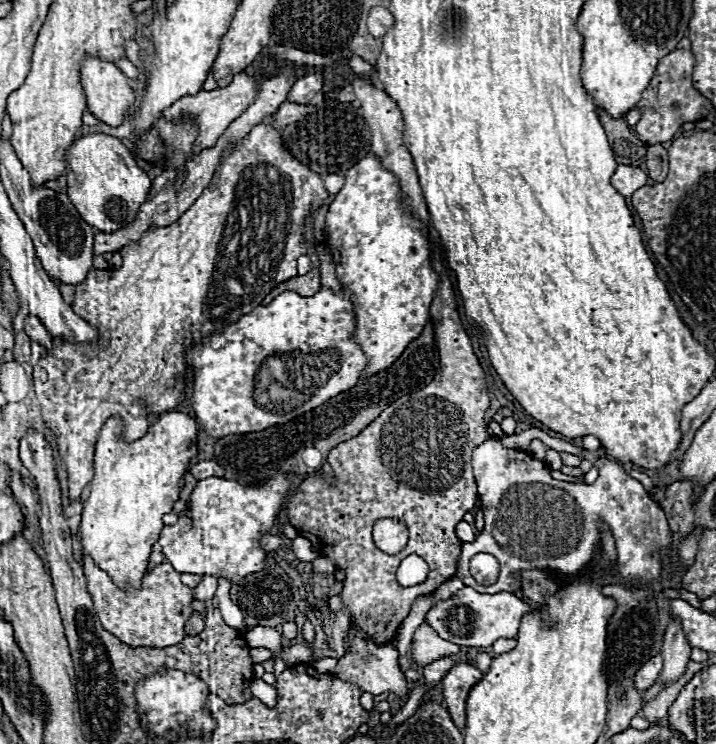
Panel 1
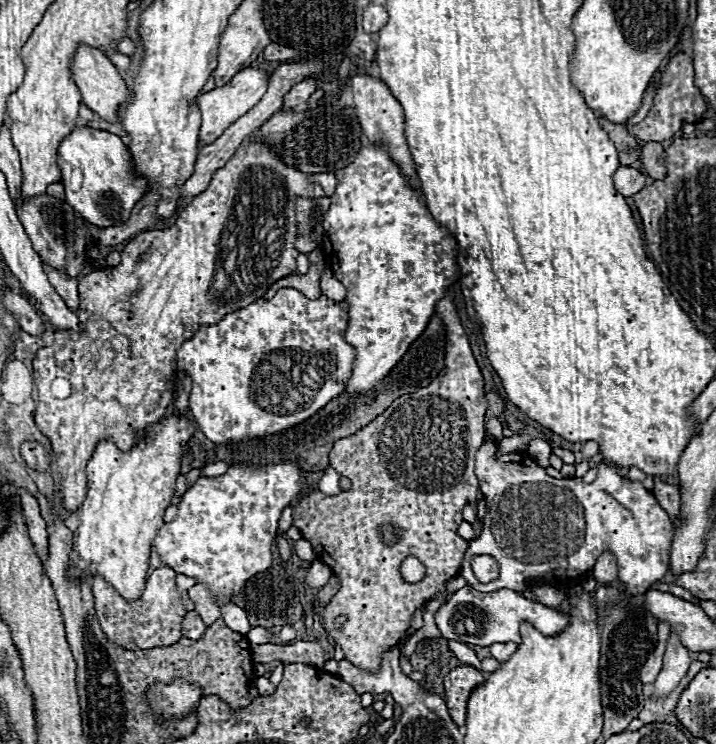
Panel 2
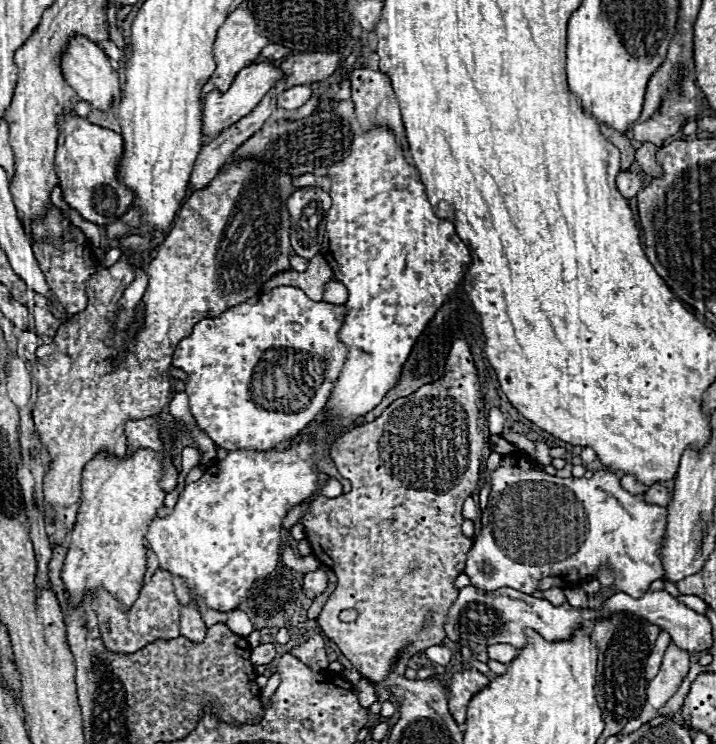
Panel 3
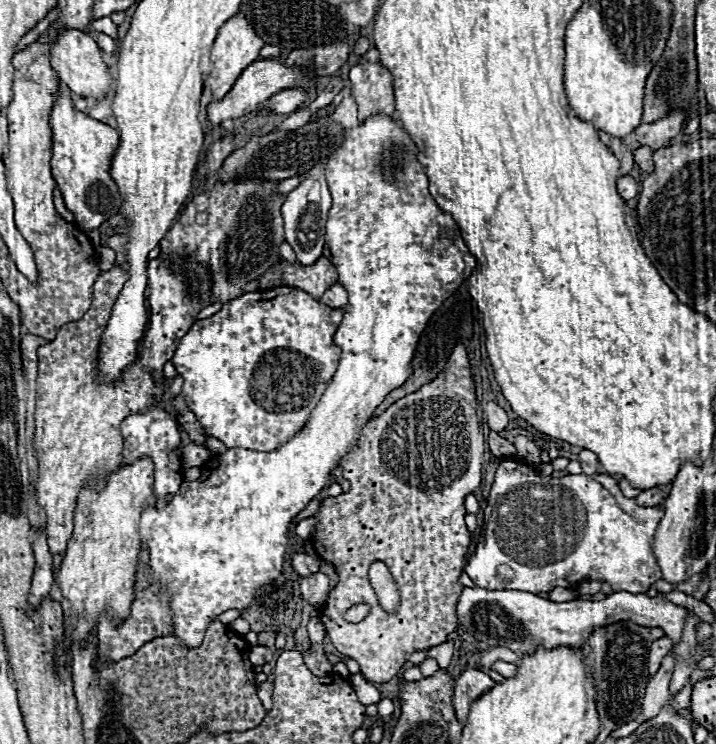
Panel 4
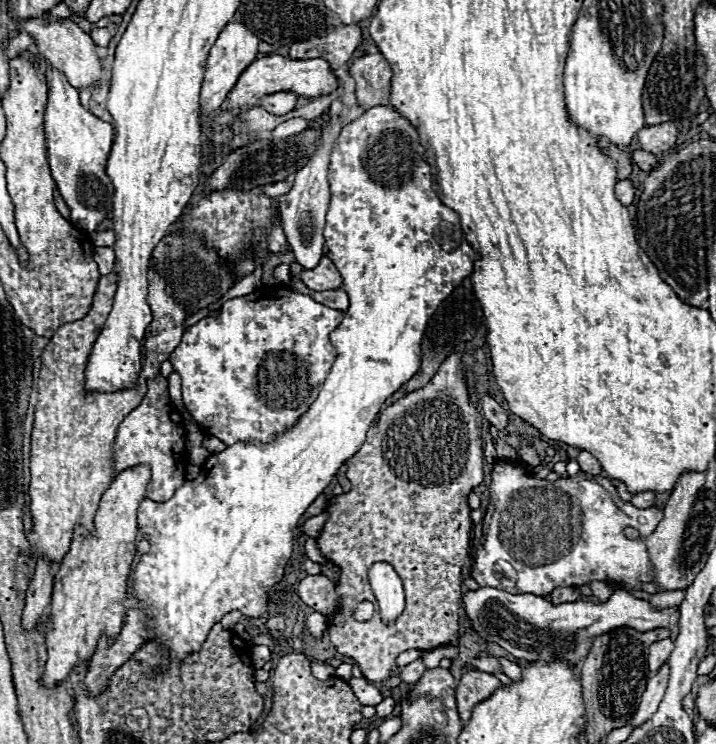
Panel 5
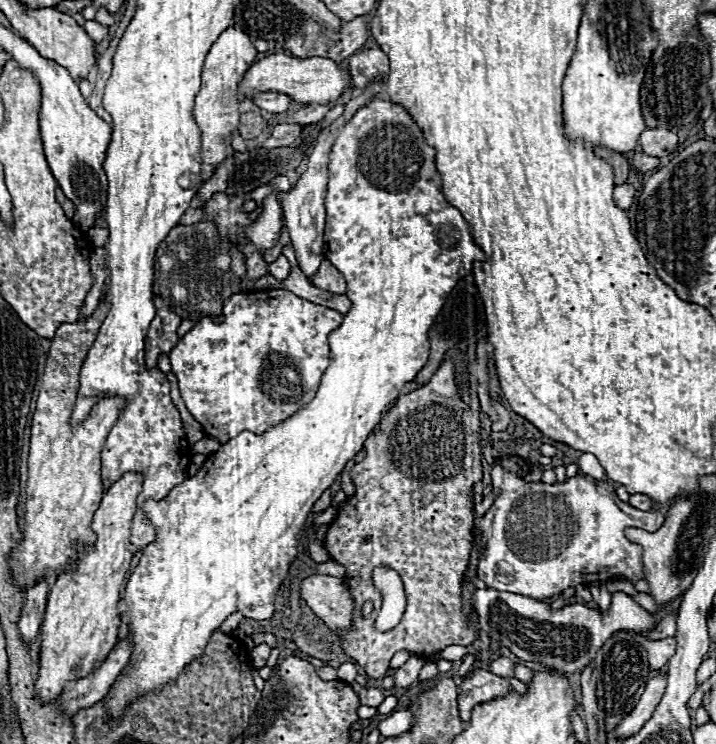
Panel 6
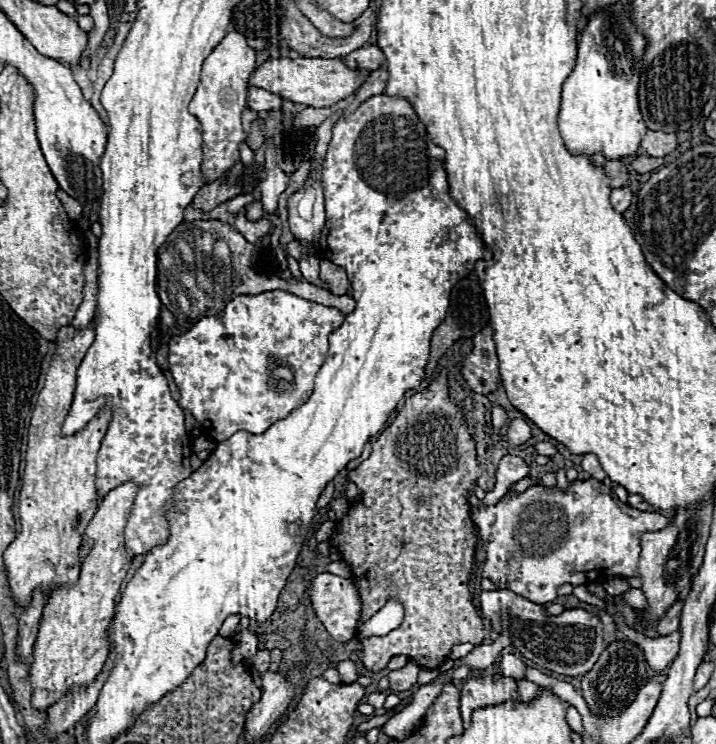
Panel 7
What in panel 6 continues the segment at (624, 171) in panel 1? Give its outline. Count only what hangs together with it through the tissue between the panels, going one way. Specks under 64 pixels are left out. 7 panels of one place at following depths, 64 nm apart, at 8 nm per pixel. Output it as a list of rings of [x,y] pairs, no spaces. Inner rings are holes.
[[[618,184],[614,188],[614,202],[620,206],[620,208],[628,208],[634,200],[634,188],[630,184]]]

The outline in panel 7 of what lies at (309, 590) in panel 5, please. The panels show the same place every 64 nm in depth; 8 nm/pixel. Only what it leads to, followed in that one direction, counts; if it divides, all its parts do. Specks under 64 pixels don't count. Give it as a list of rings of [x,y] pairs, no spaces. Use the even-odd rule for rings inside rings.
[[[328,572],[318,574],[310,580],[308,596],[328,634],[342,644],[350,642],[360,618],[360,598],[352,578],[340,578]]]

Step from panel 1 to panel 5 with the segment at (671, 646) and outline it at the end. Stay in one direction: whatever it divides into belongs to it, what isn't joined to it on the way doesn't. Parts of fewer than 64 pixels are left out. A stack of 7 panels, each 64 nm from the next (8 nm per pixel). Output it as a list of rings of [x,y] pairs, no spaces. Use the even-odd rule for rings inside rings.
[[[664,662],[664,664],[660,666],[658,674],[656,674],[652,680],[648,680],[646,692],[642,694],[642,702],[640,702],[636,714],[634,714],[632,722],[630,722],[634,728],[640,726],[640,724],[644,724],[646,720],[650,720],[650,716],[654,716],[654,712],[658,710],[658,704],[662,702],[664,692],[666,692],[668,674],[670,674],[670,666],[668,666],[668,662]]]

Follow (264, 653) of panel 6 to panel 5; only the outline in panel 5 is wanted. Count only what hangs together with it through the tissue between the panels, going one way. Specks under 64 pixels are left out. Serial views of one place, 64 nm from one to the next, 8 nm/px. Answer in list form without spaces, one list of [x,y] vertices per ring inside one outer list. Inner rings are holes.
[[[254,646],[254,648],[252,648],[254,668],[262,668],[268,660],[270,660],[270,648],[268,648],[268,646]]]

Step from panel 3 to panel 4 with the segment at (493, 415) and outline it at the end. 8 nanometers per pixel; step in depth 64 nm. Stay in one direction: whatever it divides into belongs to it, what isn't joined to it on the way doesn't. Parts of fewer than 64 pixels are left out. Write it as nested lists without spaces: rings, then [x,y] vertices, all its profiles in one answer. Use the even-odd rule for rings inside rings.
[[[488,402],[484,410],[486,410],[486,416],[488,416],[488,426],[490,426],[490,430],[502,432],[502,430],[506,428],[506,424],[508,424],[506,412],[504,412],[498,404],[494,404],[494,402]]]

